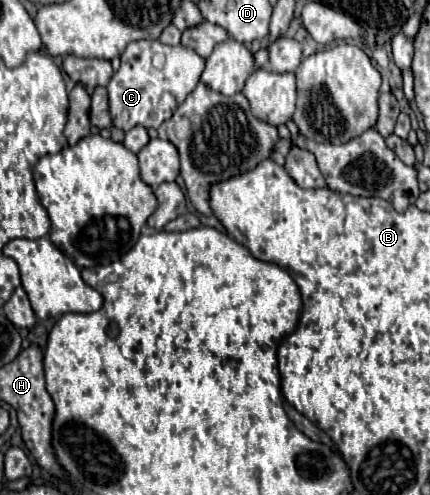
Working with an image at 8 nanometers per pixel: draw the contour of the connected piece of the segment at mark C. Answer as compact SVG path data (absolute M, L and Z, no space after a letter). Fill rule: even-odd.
M138 40L128 44L120 60L120 70L114 72L108 84L108 100L114 126L122 130L130 130L134 126L160 128L160 124L168 120L186 100L186 96L196 88L206 66L206 60L192 52L192 48L166 46L156 40ZM156 54L164 58L160 70L154 66Z

